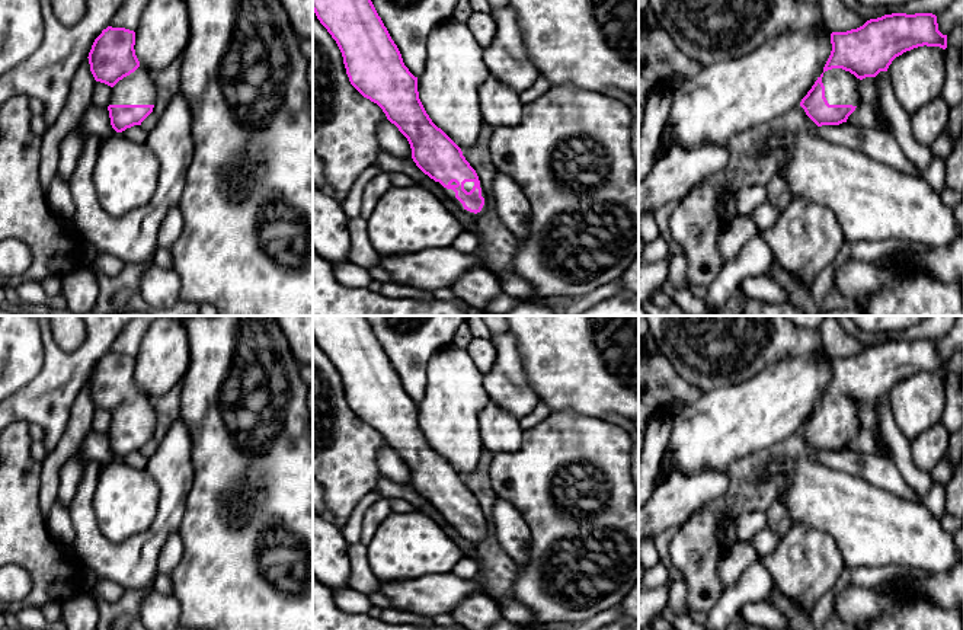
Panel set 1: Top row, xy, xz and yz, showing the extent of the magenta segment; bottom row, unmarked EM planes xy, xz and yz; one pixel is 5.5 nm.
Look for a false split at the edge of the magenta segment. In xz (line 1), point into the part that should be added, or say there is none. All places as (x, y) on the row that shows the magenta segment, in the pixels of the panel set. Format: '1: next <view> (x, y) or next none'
1: next xz (448, 192)

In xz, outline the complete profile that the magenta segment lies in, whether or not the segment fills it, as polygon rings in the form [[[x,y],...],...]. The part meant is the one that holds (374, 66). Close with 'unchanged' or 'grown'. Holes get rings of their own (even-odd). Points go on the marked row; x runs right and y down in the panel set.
[[[313,0],[313,12],[336,41],[351,84],[367,99],[377,103],[387,119],[407,138],[416,166],[433,179],[441,191],[474,220],[492,204],[476,170],[461,148],[438,128],[426,113],[417,92],[417,77],[404,65],[371,0]]]; grown

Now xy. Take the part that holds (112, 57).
[[[108,26],[87,57],[95,80],[112,87],[108,111],[116,132],[141,125],[156,103],[154,76],[140,64],[134,45],[134,31]]]; grown

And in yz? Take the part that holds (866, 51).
[[[892,13],[867,20],[863,26],[847,32],[831,33],[832,51],[812,89],[802,99],[800,106],[818,125],[839,125],[861,105],[858,84],[866,77],[876,77],[887,71],[892,61],[918,47],[947,48],[947,35],[938,31],[937,16],[932,13]]]; grown

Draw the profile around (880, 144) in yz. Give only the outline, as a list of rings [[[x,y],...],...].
[[[848,122],[839,125],[822,125],[816,132],[834,143],[851,147],[902,173],[918,176],[921,172],[903,154],[895,135],[889,129],[857,127]]]

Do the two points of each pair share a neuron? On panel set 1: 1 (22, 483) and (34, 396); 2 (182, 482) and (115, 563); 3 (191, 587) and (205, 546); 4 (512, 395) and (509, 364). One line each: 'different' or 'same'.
1: different
2: same
3: same
4: same

